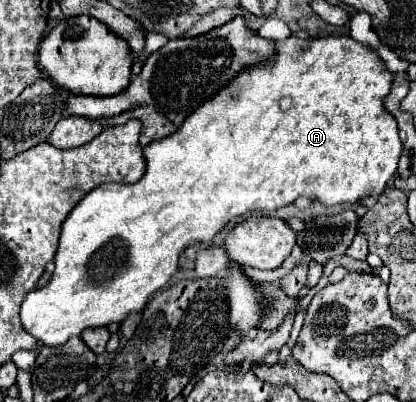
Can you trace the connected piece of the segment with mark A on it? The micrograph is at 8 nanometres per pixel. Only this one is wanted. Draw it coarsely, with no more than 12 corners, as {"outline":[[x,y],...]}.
{"outline":[[276,42],[62,224],[22,326],[144,310],[190,242],[382,194],[392,72]]}

